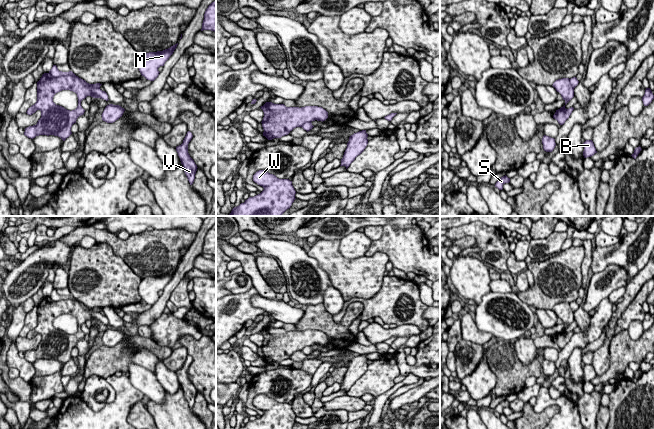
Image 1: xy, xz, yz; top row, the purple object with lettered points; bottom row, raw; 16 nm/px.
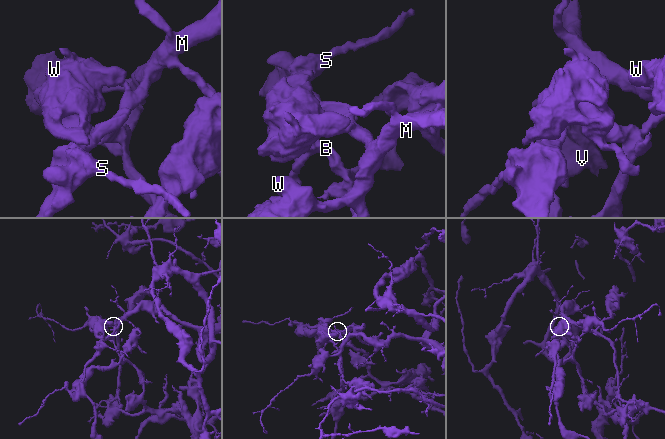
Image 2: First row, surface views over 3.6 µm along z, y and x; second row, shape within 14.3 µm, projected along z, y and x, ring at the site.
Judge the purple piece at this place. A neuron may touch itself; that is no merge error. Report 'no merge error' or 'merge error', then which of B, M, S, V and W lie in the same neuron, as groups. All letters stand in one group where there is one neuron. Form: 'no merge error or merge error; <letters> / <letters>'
merge error; B V / M S W

